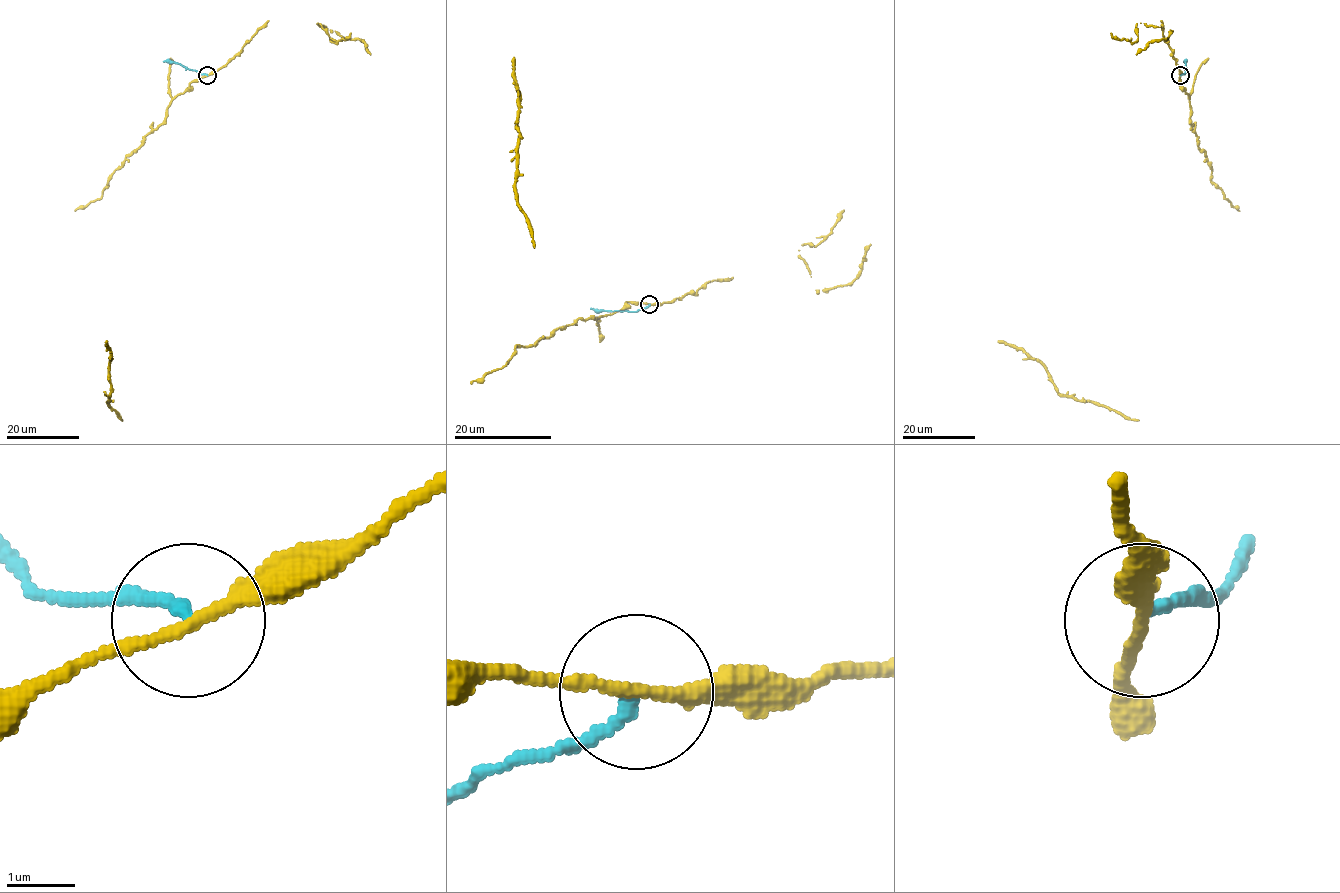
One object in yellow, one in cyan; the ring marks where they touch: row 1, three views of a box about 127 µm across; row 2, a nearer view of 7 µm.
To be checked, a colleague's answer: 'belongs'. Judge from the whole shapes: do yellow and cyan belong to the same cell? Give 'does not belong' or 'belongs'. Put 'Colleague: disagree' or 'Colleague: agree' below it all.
does not belong
Colleague: disagree

